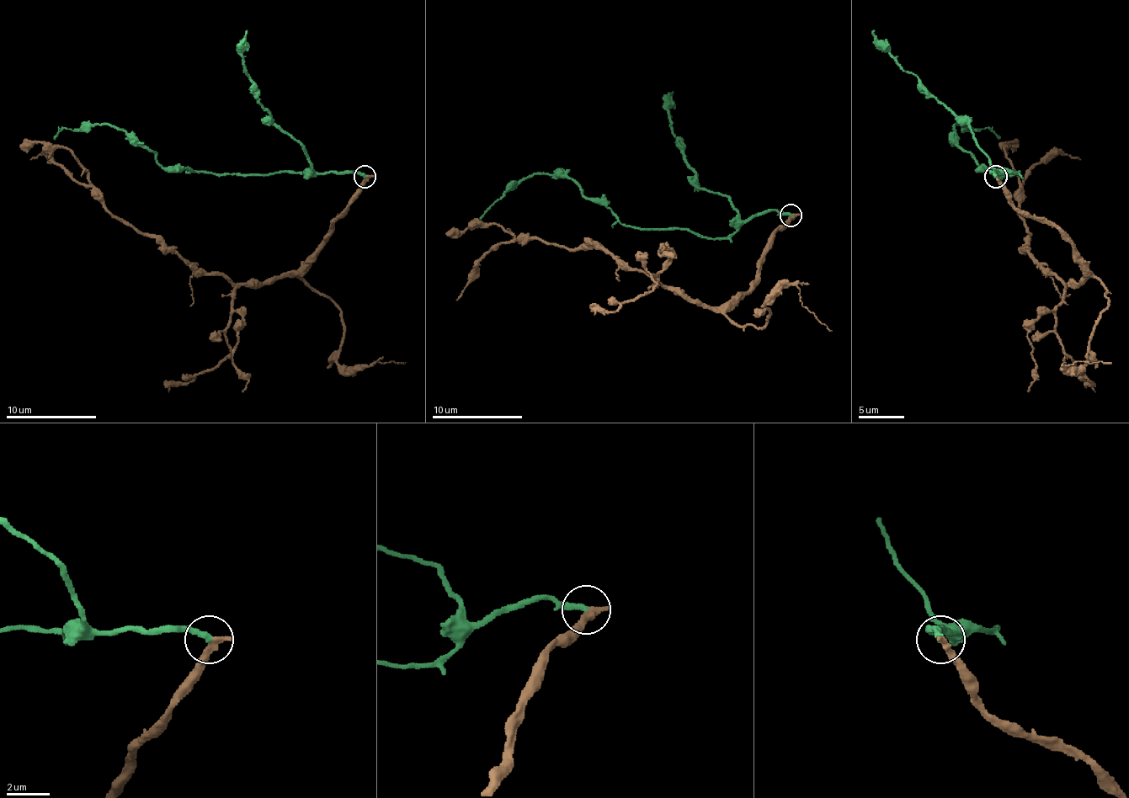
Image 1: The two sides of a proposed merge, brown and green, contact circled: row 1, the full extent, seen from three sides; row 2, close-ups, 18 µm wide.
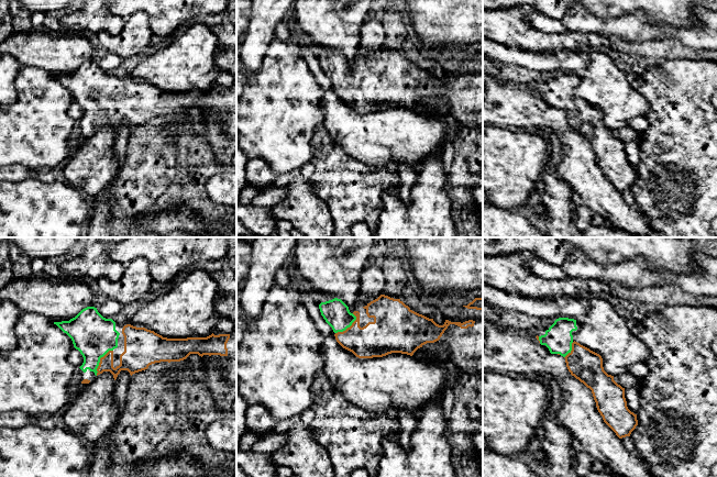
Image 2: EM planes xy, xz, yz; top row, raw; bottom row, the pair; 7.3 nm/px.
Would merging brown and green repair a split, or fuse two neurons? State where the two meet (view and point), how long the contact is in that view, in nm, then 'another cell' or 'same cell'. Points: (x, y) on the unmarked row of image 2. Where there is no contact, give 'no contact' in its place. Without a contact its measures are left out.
contact xy (100, 114); length 220 nm; same cell

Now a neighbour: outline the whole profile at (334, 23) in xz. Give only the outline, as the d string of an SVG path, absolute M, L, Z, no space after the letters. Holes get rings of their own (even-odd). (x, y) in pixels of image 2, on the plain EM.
M295 0L295 26L311 37L312 43L341 53L351 67L361 55L361 31L371 14L372 0Z

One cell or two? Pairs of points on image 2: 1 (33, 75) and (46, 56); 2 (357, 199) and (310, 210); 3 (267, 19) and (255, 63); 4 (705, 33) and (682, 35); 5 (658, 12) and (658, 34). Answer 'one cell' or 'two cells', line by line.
1: two cells
2: two cells
3: one cell
4: one cell
5: two cells

